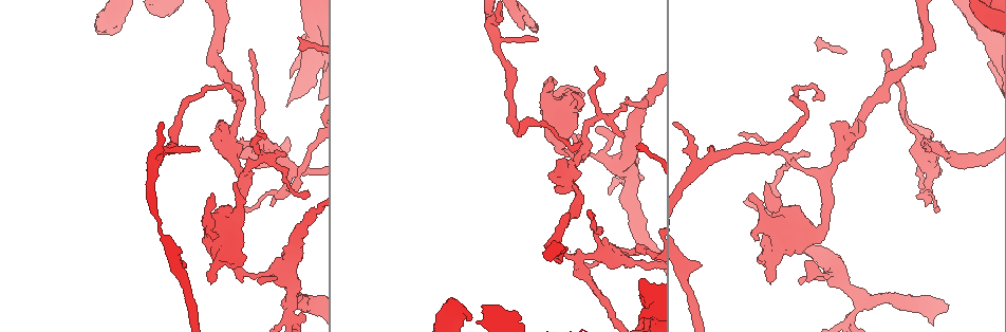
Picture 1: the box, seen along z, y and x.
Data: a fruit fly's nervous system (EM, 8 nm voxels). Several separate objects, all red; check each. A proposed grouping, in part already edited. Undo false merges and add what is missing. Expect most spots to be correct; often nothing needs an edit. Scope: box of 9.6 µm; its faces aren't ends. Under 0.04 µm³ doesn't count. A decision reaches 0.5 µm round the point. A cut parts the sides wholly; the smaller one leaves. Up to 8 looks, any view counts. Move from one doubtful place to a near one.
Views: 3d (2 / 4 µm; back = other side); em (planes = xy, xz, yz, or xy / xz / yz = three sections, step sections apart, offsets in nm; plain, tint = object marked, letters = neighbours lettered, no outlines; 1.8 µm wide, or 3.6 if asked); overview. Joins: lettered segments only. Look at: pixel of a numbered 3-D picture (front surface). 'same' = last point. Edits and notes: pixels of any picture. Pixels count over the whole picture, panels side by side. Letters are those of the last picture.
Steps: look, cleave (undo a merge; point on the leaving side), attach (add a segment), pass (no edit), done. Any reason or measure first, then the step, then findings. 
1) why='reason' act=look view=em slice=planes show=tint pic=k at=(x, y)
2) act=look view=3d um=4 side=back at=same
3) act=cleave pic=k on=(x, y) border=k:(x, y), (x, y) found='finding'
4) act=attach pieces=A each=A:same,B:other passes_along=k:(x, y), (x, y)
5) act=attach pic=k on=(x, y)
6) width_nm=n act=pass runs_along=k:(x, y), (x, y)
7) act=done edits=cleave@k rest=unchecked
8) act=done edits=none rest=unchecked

why='branch stops here' act=look view=em um=3.6 slice=xy step=16 show=plain pic=1 at=(924, 146)

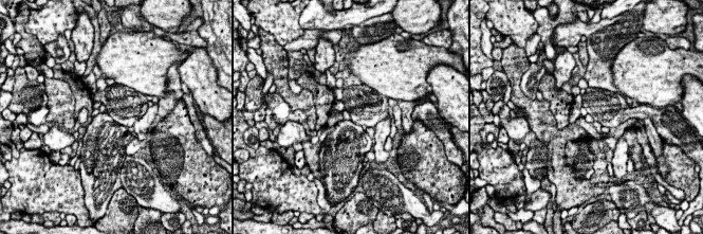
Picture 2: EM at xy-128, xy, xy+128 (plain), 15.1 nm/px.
act=look view=em um=3.6 slice=xy step=16 show=tint at=same

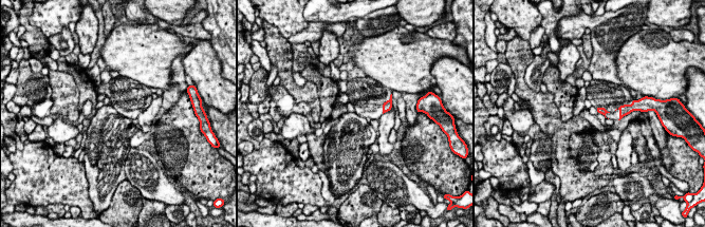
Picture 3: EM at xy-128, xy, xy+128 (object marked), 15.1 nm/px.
why='what lies round it' act=look view=em um=3.6 slice=xy step=16 show=letters at=same

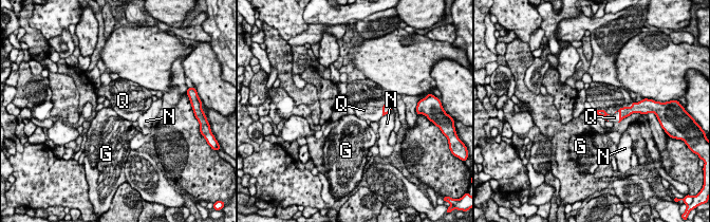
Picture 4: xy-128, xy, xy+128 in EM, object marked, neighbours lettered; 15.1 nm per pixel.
act=attach pieces=Q each=G:other,N:other,Q:same found='it goes on there'

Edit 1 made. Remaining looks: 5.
act=look view=overview

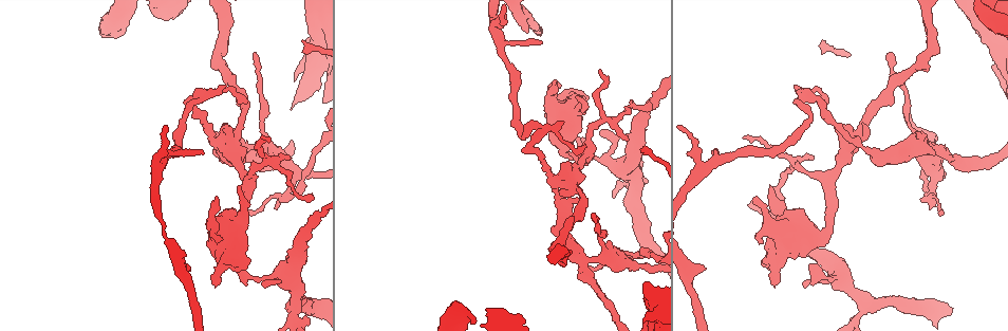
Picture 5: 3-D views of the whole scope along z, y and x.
act=look view=em slice=planes show=plain pic=5 at=(585, 144)

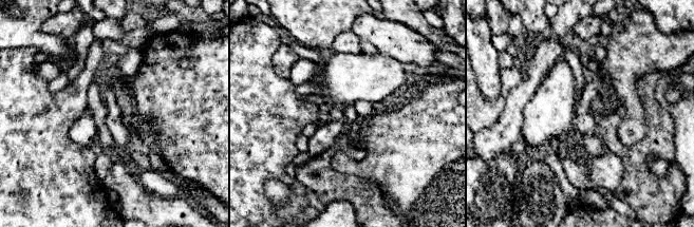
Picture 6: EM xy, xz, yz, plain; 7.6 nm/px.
why='what lies round it' act=look view=em slice=planes show=letters at=same

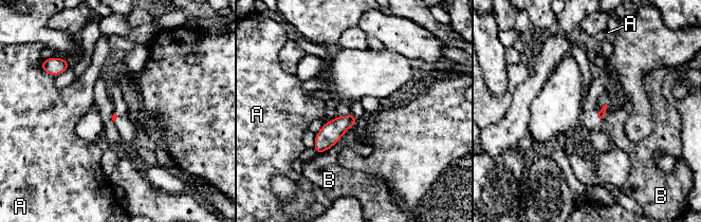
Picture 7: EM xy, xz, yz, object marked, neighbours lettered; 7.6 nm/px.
act=pass each=A:other,B:other border=7:(357, 124), (318, 154) found='no lettered segment goes on from it'

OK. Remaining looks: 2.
why='calibre changes' act=look view=em um=3.6 slice=planes show=letters pic=5 at=(609, 159)

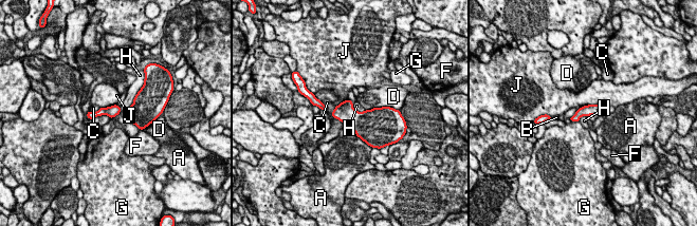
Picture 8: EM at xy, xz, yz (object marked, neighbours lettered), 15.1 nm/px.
act=pass each=A:other,B:other,C:other,D:other,F:other,G:other,H:other,J:other border=8:(141, 87), (133, 102), (126, 112) found='one neuron here'

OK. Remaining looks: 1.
act=done edits=attach@4 rest=unchecked

